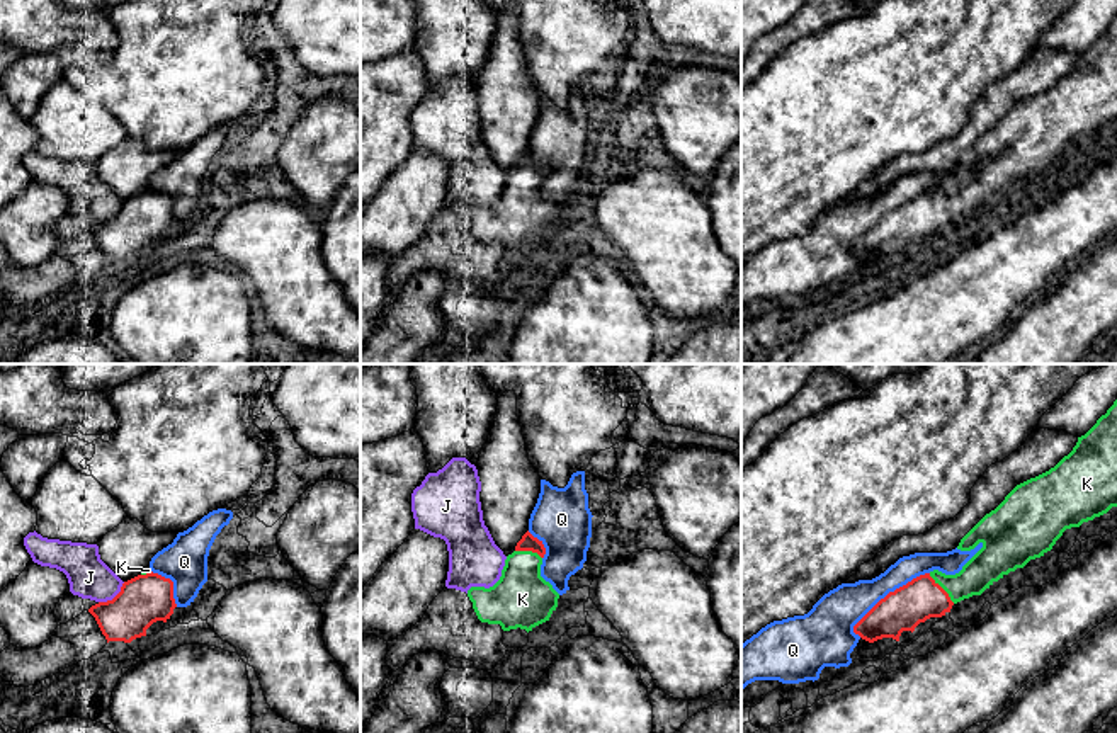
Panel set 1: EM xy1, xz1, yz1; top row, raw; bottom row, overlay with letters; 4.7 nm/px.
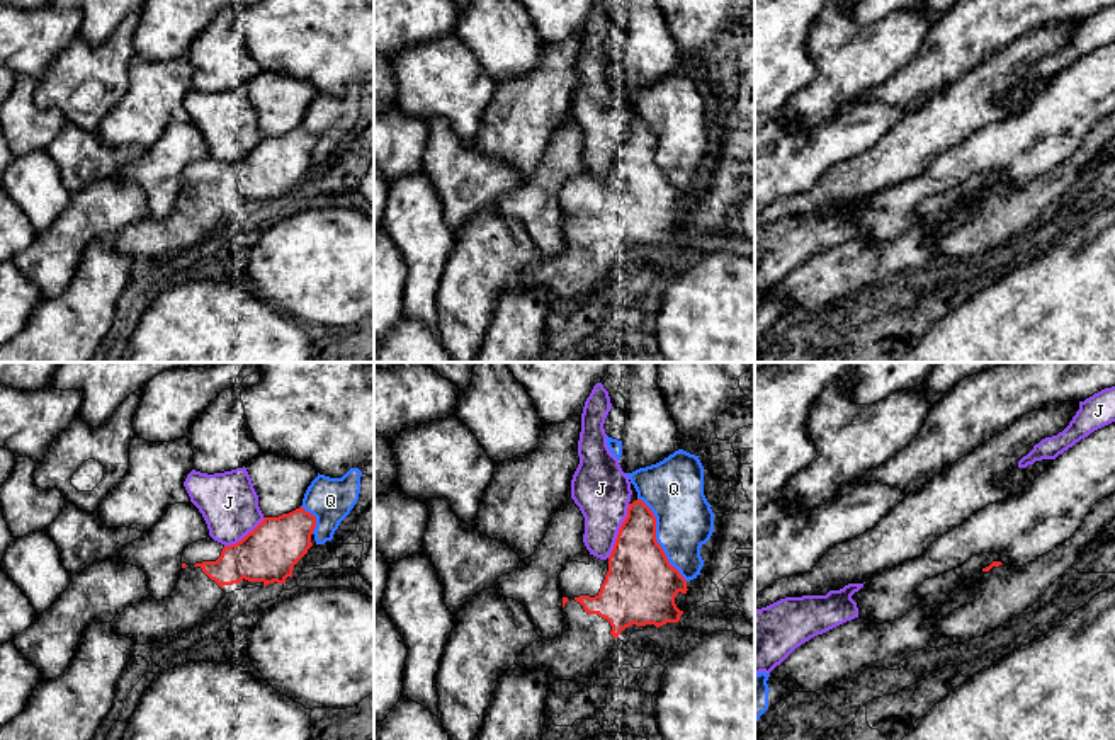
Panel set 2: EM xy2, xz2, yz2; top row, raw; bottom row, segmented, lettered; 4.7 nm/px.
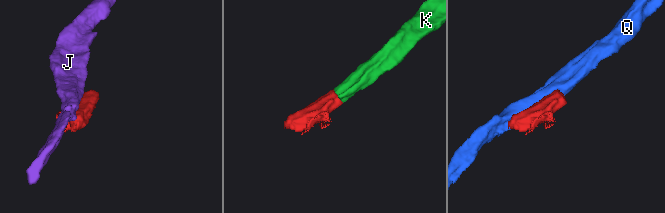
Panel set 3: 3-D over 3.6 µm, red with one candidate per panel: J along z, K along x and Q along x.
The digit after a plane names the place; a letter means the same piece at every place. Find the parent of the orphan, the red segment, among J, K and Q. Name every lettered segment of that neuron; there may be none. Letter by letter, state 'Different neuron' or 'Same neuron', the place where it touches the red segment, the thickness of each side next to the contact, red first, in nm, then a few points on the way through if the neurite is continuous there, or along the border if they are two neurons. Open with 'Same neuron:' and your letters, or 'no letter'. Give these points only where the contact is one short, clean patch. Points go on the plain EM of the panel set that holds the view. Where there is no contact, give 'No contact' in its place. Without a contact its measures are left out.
Same neuron: K
J: Different neuron. Touches red at xz2 (619, 150). Thickness 320 nm (red) against 280 nm
K: Same neuron. Touches red at yz1 (942, 208). Thickness 200 nm (red) against 170 nm. Path across: yz1 (920, 218), (942, 208), (966, 203), (988, 184)
Q: Different neuron. Touches red at yz1 (890, 211). Thickness 200 nm (red) against 200 nm

